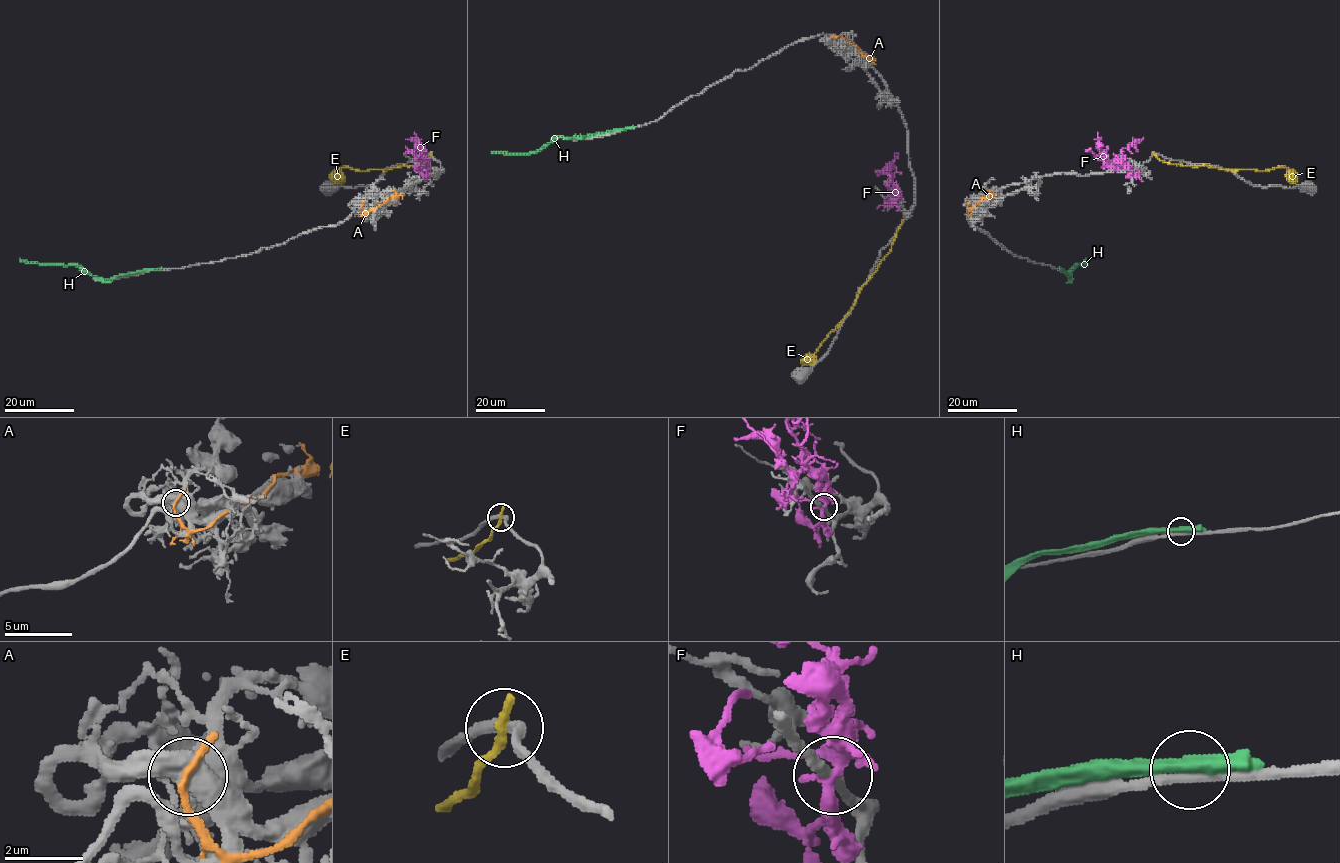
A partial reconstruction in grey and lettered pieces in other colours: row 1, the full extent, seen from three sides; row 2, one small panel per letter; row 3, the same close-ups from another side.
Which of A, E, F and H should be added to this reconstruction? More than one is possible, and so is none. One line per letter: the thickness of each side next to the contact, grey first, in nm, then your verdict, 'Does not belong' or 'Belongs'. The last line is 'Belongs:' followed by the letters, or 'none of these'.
A: Thickness 400 nm (grey) against 140 nm. Does not belong
E: Thickness 280 nm (grey) against 280 nm. Does not belong
F: Thickness 240 nm (grey) against 360 nm. Does not belong
H: Thickness 260 nm (grey) against 400 nm. Does not belong
Belongs: none of these

